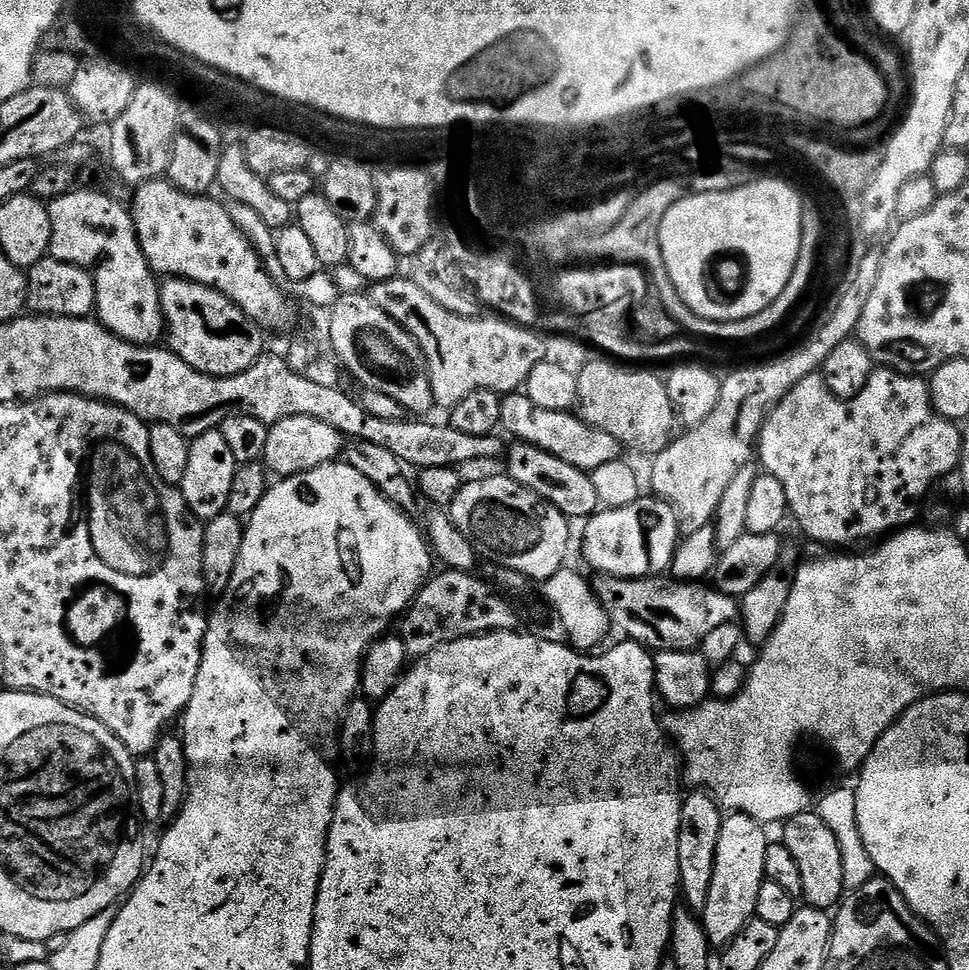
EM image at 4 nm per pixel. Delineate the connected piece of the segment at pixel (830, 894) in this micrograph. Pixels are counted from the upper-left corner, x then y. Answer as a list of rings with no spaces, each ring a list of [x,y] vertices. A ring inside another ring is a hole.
[[[805,810],[783,821],[782,842],[798,862],[802,874],[803,903],[809,908],[832,910],[843,901],[846,893],[842,880],[842,850],[838,850],[838,838],[834,838],[830,826],[814,810]]]

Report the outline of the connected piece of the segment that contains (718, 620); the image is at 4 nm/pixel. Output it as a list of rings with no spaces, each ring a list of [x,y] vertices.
[[[596,574],[591,577],[591,585],[602,609],[609,615],[611,627],[627,639],[643,644],[653,653],[662,651],[690,651],[699,649],[702,638],[706,638],[718,626],[733,623],[740,615],[737,597],[720,592],[714,586],[707,588],[704,582],[689,582],[660,576],[643,576],[641,580],[627,580],[621,576]]]

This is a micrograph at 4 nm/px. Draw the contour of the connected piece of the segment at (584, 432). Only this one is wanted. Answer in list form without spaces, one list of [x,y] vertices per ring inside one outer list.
[[[508,394],[503,397],[500,422],[503,431],[516,436],[512,438],[517,441],[538,446],[554,454],[554,458],[562,458],[562,462],[570,462],[570,466],[580,468],[589,474],[598,466],[606,466],[606,462],[614,462],[622,456],[618,438],[606,434],[606,430],[590,426],[571,411],[540,409],[525,394]]]

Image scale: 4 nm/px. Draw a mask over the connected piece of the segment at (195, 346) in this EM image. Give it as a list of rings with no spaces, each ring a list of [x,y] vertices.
[[[168,278],[160,285],[160,301],[164,311],[167,347],[178,358],[182,358],[182,362],[194,366],[194,370],[207,376],[233,376],[250,370],[250,366],[254,366],[254,362],[258,362],[258,358],[265,355],[265,329],[255,324],[233,300],[226,298],[226,294],[193,280]]]

